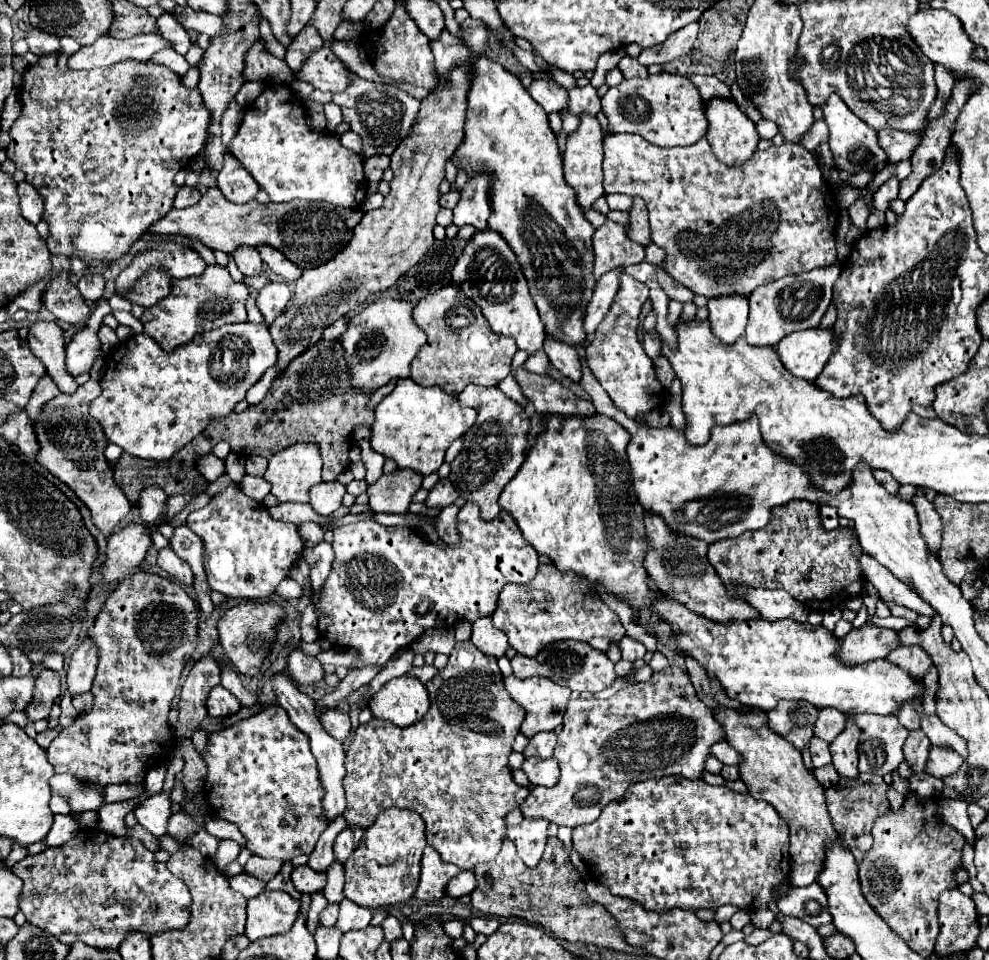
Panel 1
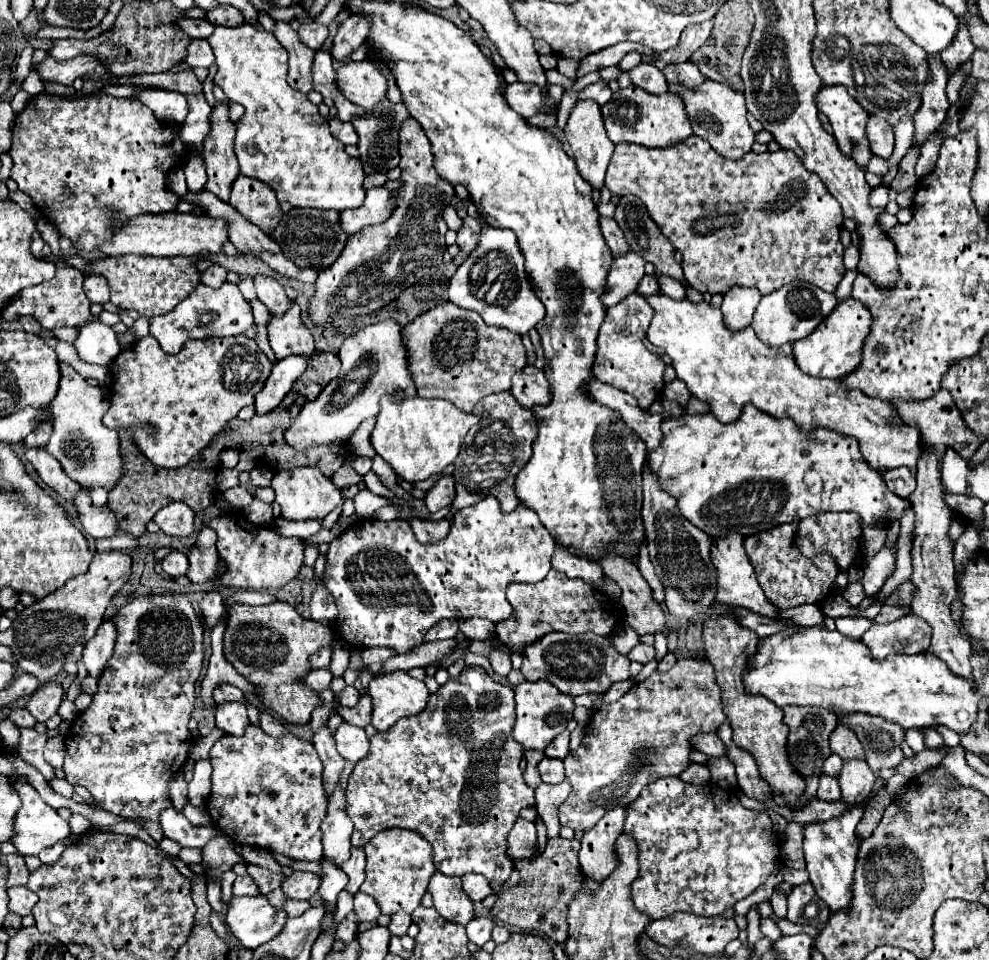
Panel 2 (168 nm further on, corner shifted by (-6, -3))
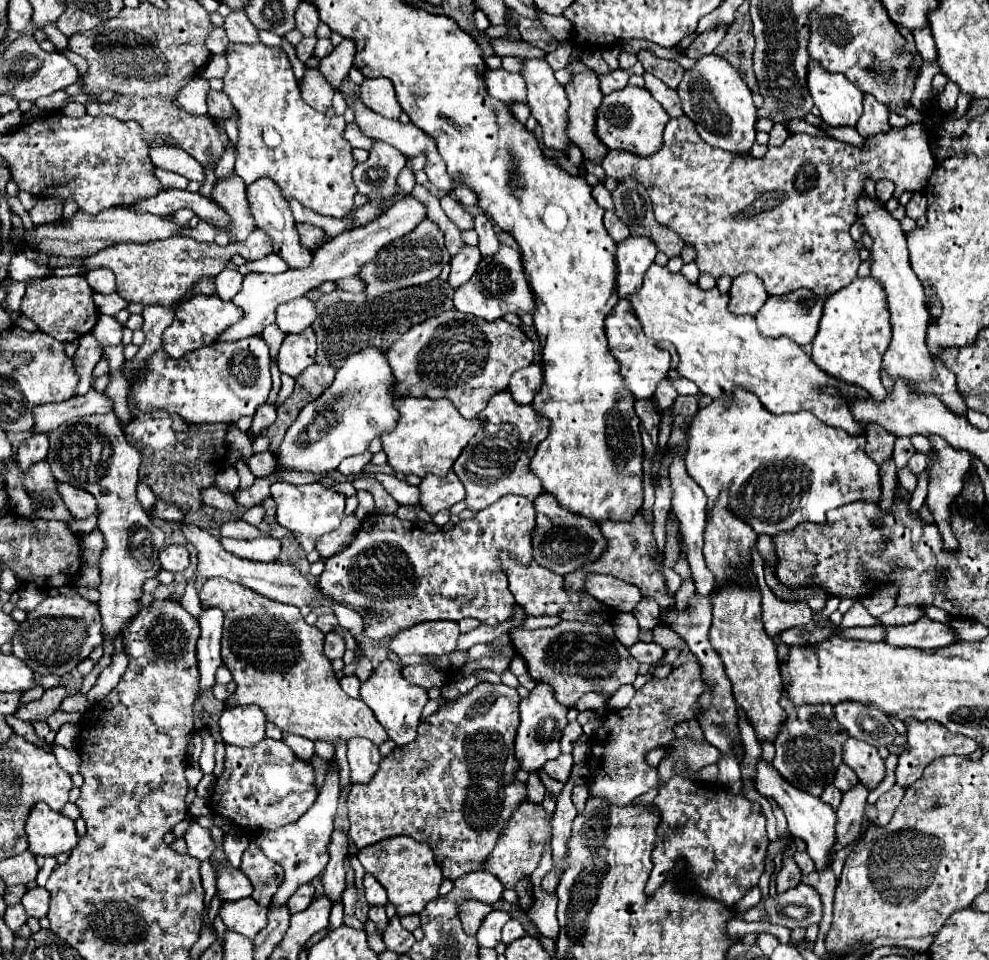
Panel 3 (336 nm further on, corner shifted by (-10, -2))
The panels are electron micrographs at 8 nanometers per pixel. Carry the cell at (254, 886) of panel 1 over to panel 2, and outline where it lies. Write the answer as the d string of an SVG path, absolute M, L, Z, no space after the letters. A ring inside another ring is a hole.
M245 875L245 877L235 879L233 895L259 895L259 889L255 887L255 881L249 875Z

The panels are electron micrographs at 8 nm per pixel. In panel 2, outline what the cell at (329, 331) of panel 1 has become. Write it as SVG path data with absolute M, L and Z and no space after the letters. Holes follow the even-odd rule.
M299 355L277 361L277 365L273 367L265 387L255 395L257 415L267 415L267 413L271 413L273 409L279 407L281 399L289 393L295 379L305 371L307 361L309 359L299 359Z

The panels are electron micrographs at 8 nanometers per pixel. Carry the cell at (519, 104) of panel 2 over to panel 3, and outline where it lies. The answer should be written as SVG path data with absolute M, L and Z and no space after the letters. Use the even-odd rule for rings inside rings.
M499 68L499 70L487 70L485 72L485 84L487 84L487 92L493 98L503 100L505 104L527 102L523 98L523 78L519 74L507 72L503 68Z

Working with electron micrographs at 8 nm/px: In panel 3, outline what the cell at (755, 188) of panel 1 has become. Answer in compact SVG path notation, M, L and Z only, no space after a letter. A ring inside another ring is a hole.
M683 114L669 120L663 146L655 154L643 158L639 154L627 154L625 150L611 150L601 166L615 182L635 178L635 182L647 188L655 218L659 224L677 232L685 244L695 248L695 264L701 274L735 278L743 272L753 272L763 280L769 296L789 294L797 288L831 296L857 278L857 268L861 264L849 228L857 220L855 200L863 190L863 180L893 180L899 196L907 190L923 190L935 168L935 158L927 144L927 130L921 122L907 128L891 128L891 134L867 138L863 150L833 138L791 134L783 146L769 146L769 152L763 158L753 158L709 146L697 134L691 118Z

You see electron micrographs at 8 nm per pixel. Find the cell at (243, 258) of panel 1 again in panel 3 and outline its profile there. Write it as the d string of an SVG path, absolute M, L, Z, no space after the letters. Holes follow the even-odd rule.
M299 296L299 298L293 298L291 302L285 302L283 306L279 306L277 326L285 334L297 334L297 332L303 332L305 328L309 328L313 324L315 316L317 316L315 304L307 296Z

